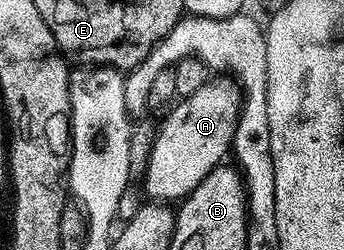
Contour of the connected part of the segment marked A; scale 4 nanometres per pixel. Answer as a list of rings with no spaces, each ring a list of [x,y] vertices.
[[[227,74],[216,76],[219,76],[216,80],[215,77],[208,79],[201,90],[182,97],[164,118],[147,160],[147,192],[152,201],[165,202],[169,198],[174,202],[182,201],[213,169],[228,159],[245,96],[239,80]]]

